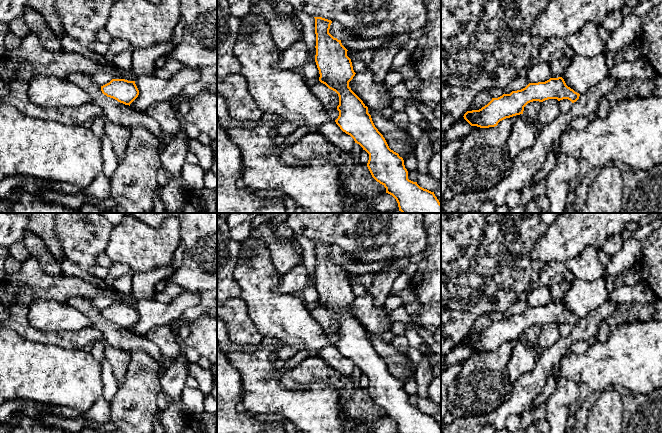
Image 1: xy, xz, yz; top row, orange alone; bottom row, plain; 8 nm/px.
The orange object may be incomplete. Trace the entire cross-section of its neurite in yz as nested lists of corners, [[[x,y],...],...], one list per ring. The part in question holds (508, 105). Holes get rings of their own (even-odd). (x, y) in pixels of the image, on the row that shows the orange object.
[[[562,77],[550,78],[545,82],[529,83],[521,90],[492,98],[481,109],[467,111],[463,117],[471,126],[495,127],[506,118],[523,114],[524,107],[530,102],[568,99],[574,103],[579,99],[579,96],[579,93],[566,85]]]

